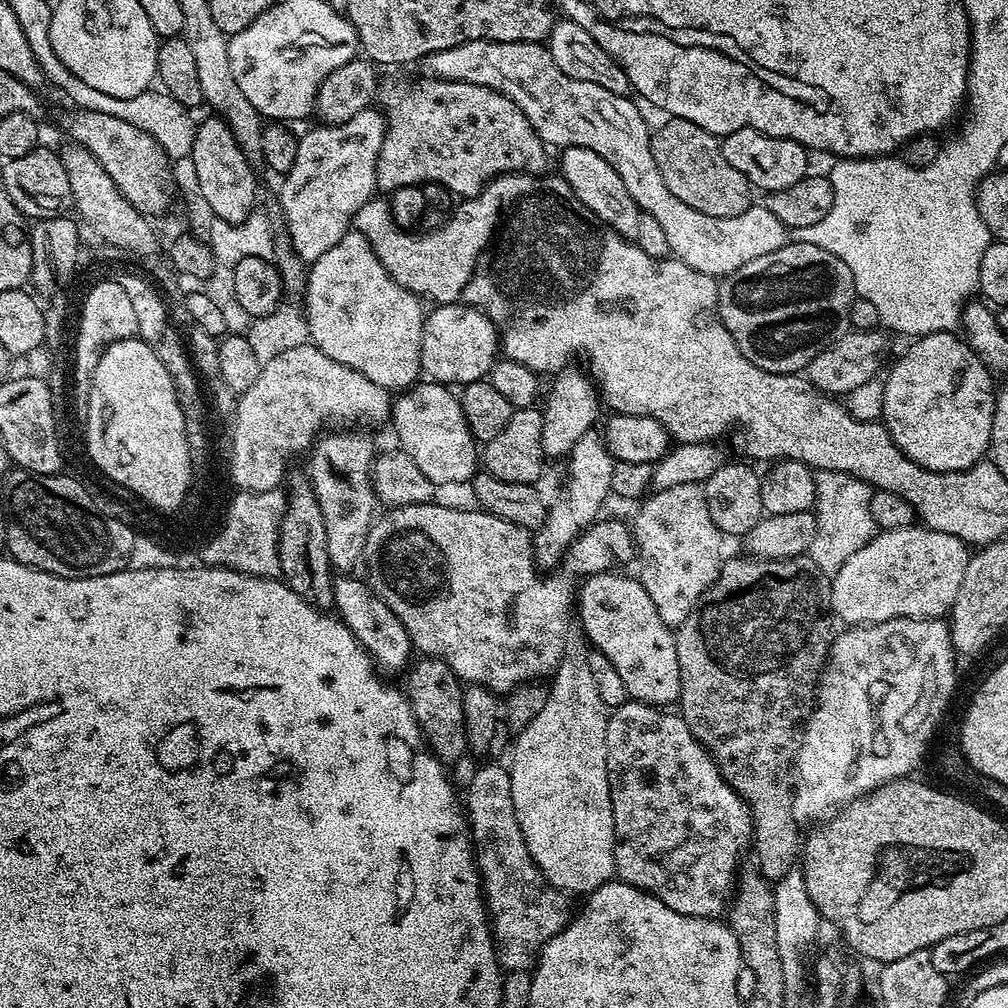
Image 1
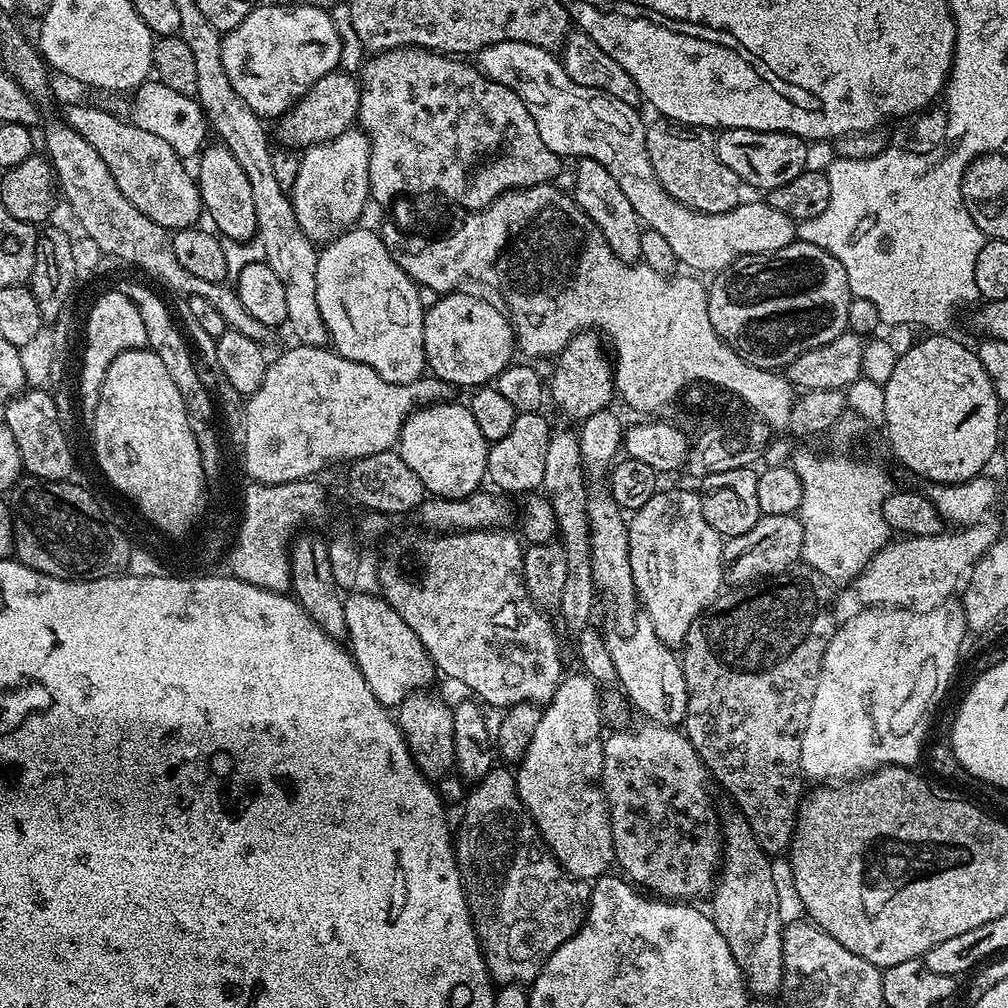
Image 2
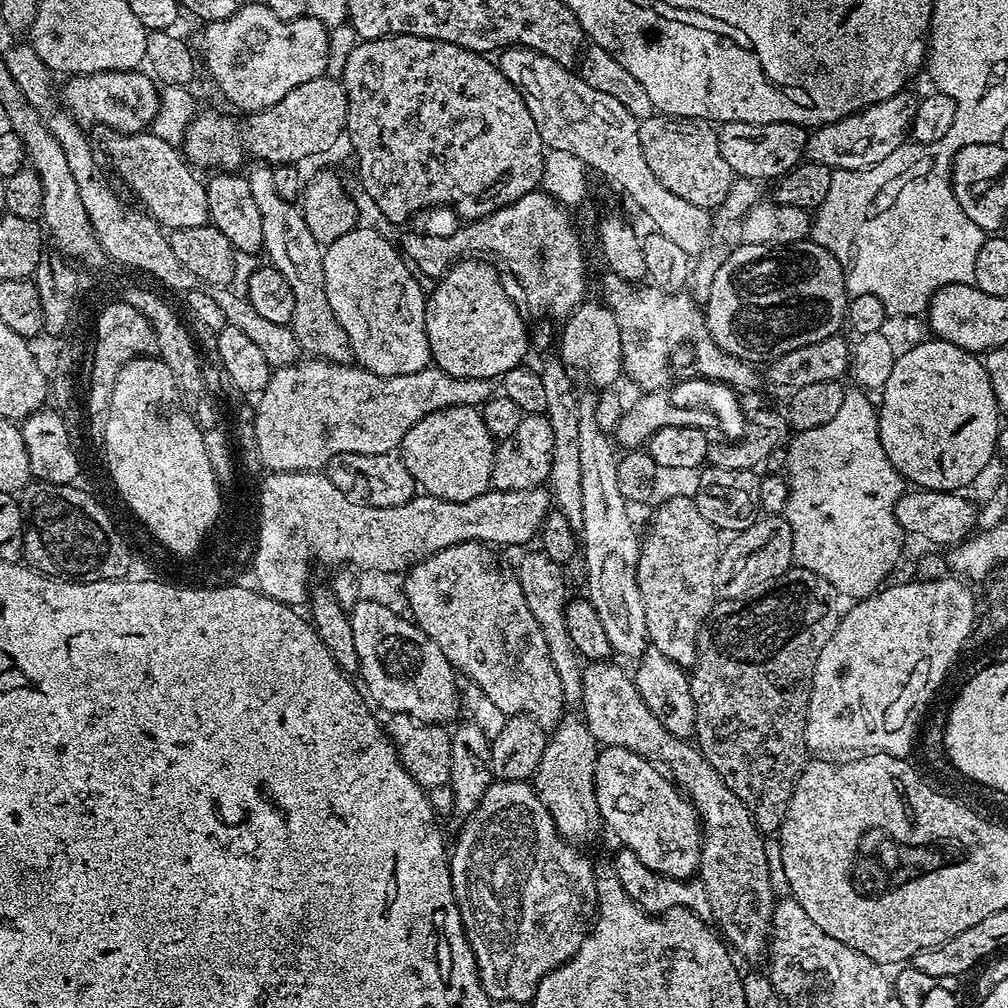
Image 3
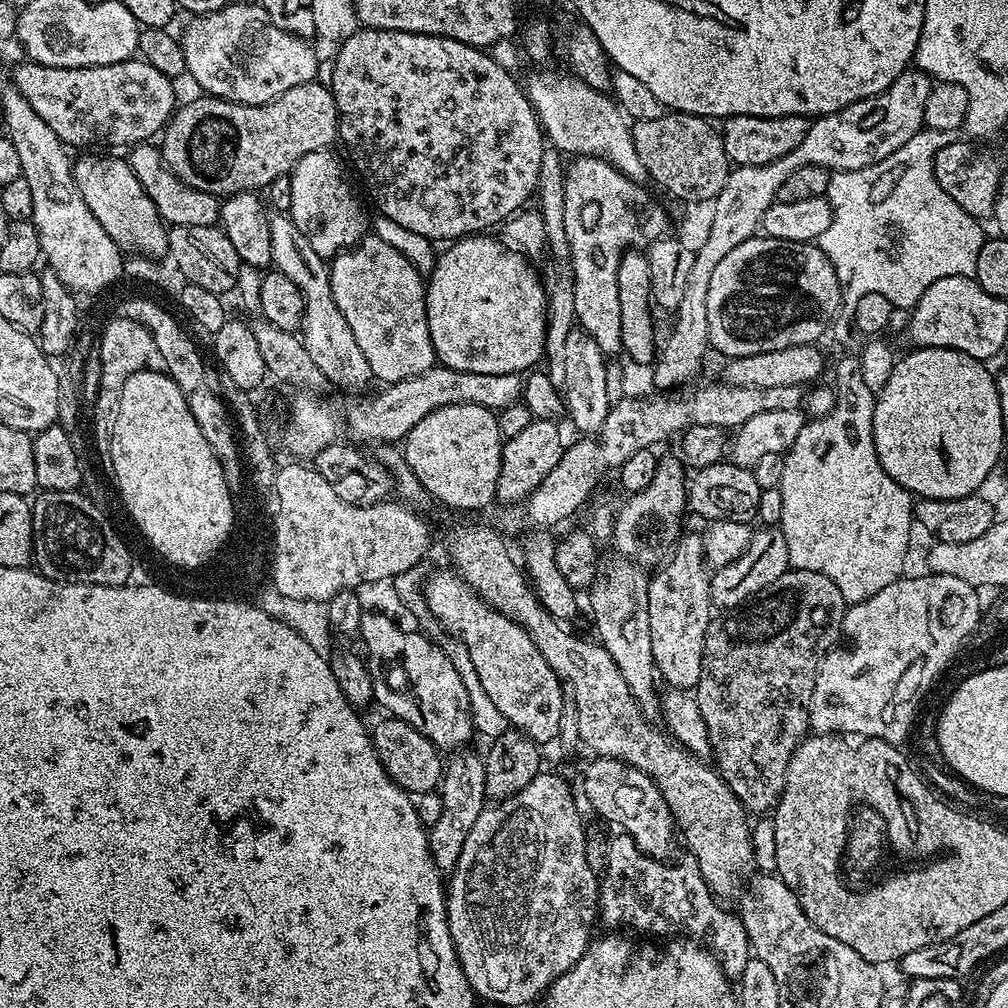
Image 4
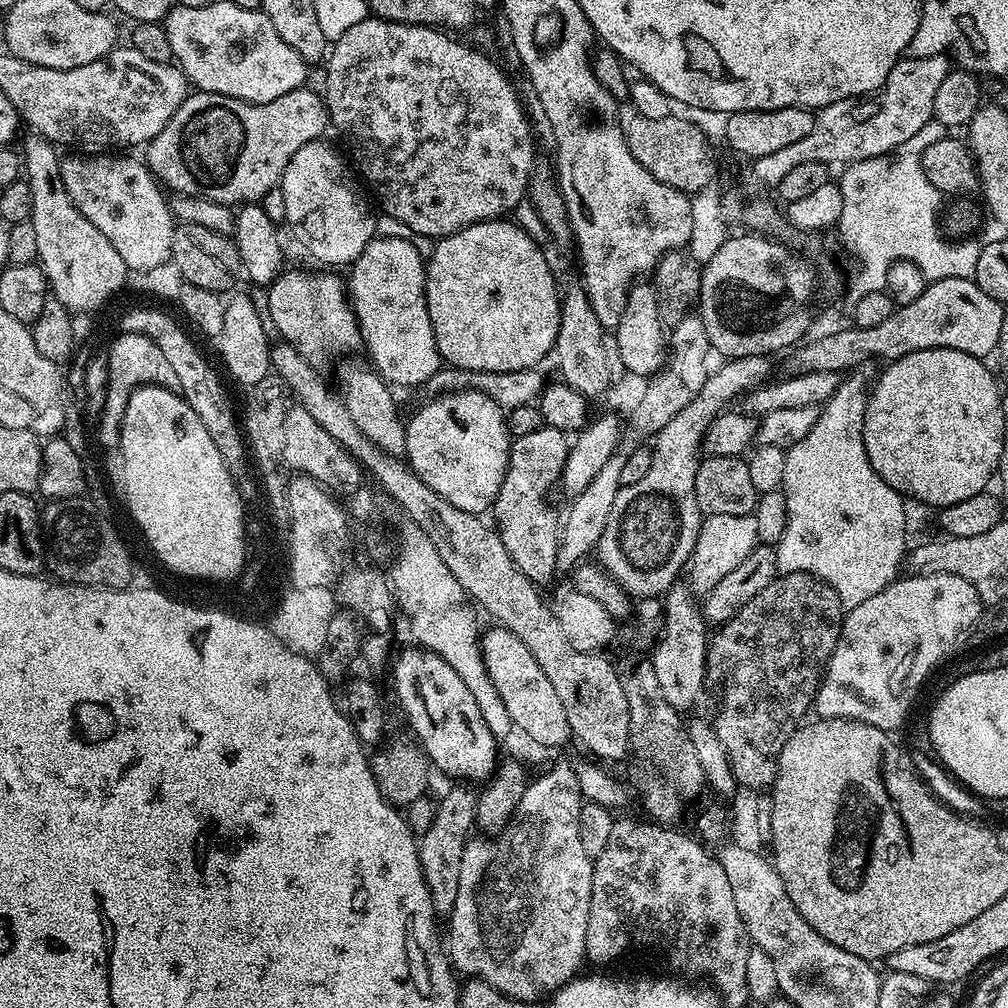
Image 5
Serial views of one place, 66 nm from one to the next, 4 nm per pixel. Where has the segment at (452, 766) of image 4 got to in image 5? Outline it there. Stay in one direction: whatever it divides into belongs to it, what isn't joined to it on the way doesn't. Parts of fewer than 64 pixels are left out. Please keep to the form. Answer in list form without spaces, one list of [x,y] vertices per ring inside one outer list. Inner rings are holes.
[[[464,782],[453,784],[456,785],[444,797],[439,798],[434,823],[430,825],[430,830],[426,830],[426,834],[418,837],[416,845],[434,910],[444,918],[451,915],[454,902],[457,901],[463,850],[476,828],[477,789]]]

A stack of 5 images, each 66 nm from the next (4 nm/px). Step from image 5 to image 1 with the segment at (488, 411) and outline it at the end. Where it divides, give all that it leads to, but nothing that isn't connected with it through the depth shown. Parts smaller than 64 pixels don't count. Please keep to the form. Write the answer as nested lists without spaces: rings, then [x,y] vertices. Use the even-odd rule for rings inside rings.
[[[420,382],[401,391],[395,397],[392,405],[390,424],[391,427],[396,427],[396,436],[400,439],[399,447],[414,460],[415,465],[426,474],[426,477],[434,485],[464,483],[467,485],[476,476],[478,472],[478,442],[470,434],[470,426],[466,426],[460,397],[451,387],[435,382]]]

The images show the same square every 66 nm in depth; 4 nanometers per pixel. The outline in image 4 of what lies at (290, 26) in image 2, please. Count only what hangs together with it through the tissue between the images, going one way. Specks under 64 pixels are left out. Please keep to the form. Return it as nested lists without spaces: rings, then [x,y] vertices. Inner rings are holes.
[[[228,2],[222,10],[214,10],[214,14],[193,16],[187,22],[189,24],[184,28],[180,44],[185,52],[187,75],[192,75],[192,80],[200,87],[201,93],[221,96],[223,100],[233,100],[239,104],[265,104],[286,94],[286,90],[294,90],[294,86],[310,84],[316,79],[318,53],[308,45],[311,43],[303,36],[278,30],[278,26],[270,22],[268,11],[258,2]]]

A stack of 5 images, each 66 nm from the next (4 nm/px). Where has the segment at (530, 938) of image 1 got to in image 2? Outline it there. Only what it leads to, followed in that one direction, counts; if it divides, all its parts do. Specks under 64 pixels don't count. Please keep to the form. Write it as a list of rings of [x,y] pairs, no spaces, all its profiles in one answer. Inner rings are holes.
[[[493,767],[469,789],[462,811],[464,816],[454,847],[468,898],[468,909],[484,952],[483,960],[495,983],[502,986],[530,984],[541,972],[550,954],[569,941],[584,924],[591,900],[591,887],[587,881],[569,876],[545,847],[532,816],[524,811],[524,804],[516,793],[515,775],[510,770]]]

